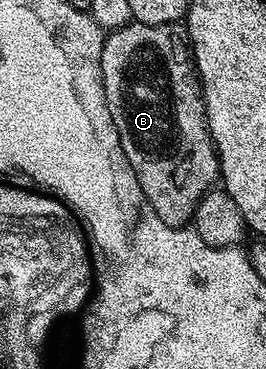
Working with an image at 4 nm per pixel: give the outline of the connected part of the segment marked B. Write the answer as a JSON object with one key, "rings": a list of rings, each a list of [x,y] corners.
{"rings":[[[135,22],[111,29],[104,37],[100,73],[104,79],[110,118],[114,118],[122,150],[146,194],[149,206],[158,218],[162,218],[162,222],[184,226],[195,217],[200,199],[217,183],[220,159],[216,157],[216,147],[212,145],[208,129],[208,115],[204,113],[204,94],[196,74],[196,61],[192,59],[185,33],[176,30],[171,24]]]}

